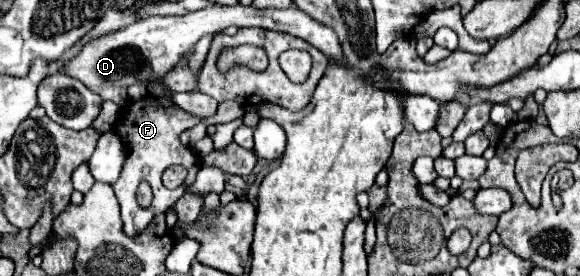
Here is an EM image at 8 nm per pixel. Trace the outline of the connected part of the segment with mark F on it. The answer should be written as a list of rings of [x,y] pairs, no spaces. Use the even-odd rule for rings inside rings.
[[[188,52],[188,56],[184,56],[184,60],[180,60],[180,64],[176,68],[172,68],[172,72],[168,72],[168,76],[164,76],[164,80],[158,82],[158,84],[164,86],[162,94],[148,94],[142,100],[136,100],[136,102],[128,100],[122,106],[122,114],[118,112],[114,132],[122,138],[124,146],[126,146],[126,160],[124,160],[120,178],[112,184],[112,188],[114,188],[114,194],[116,194],[118,202],[120,202],[124,232],[128,236],[136,236],[138,232],[142,232],[152,222],[152,218],[156,214],[166,212],[184,194],[186,186],[176,188],[176,190],[164,188],[160,176],[168,166],[174,166],[174,164],[184,166],[188,170],[188,176],[186,176],[184,184],[188,184],[188,186],[194,182],[196,172],[200,168],[200,158],[196,156],[196,152],[192,148],[186,148],[186,146],[180,144],[180,134],[184,130],[190,130],[192,126],[196,126],[200,122],[200,118],[180,110],[172,100],[174,92],[188,92],[188,90],[194,90],[198,86],[198,74],[188,64],[190,54],[192,52]],[[142,180],[146,180],[154,190],[154,200],[152,200],[150,208],[140,208],[136,204],[136,198],[134,198],[136,188],[138,188],[138,184]]]

